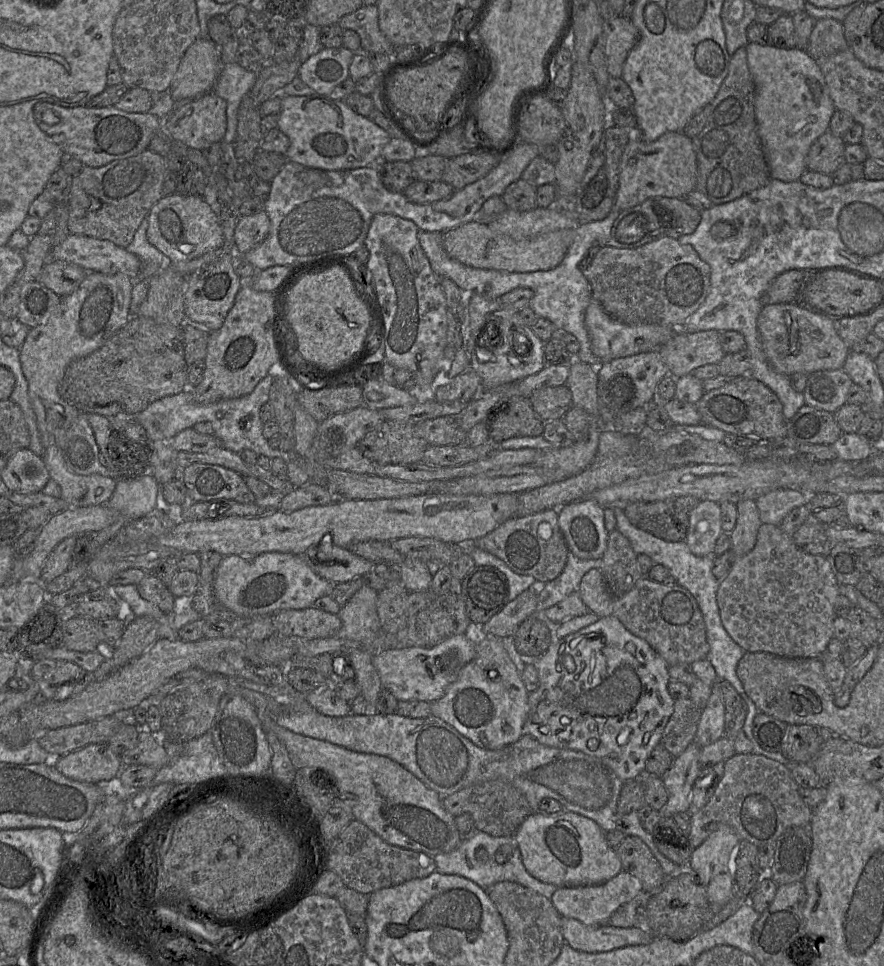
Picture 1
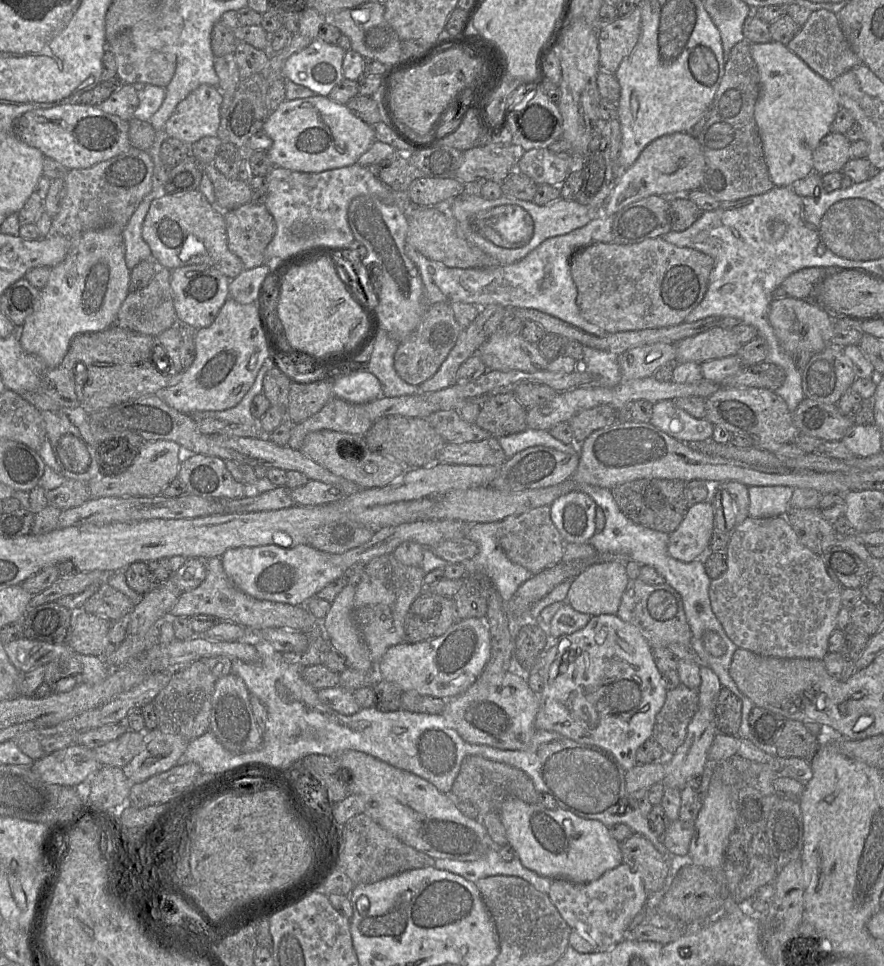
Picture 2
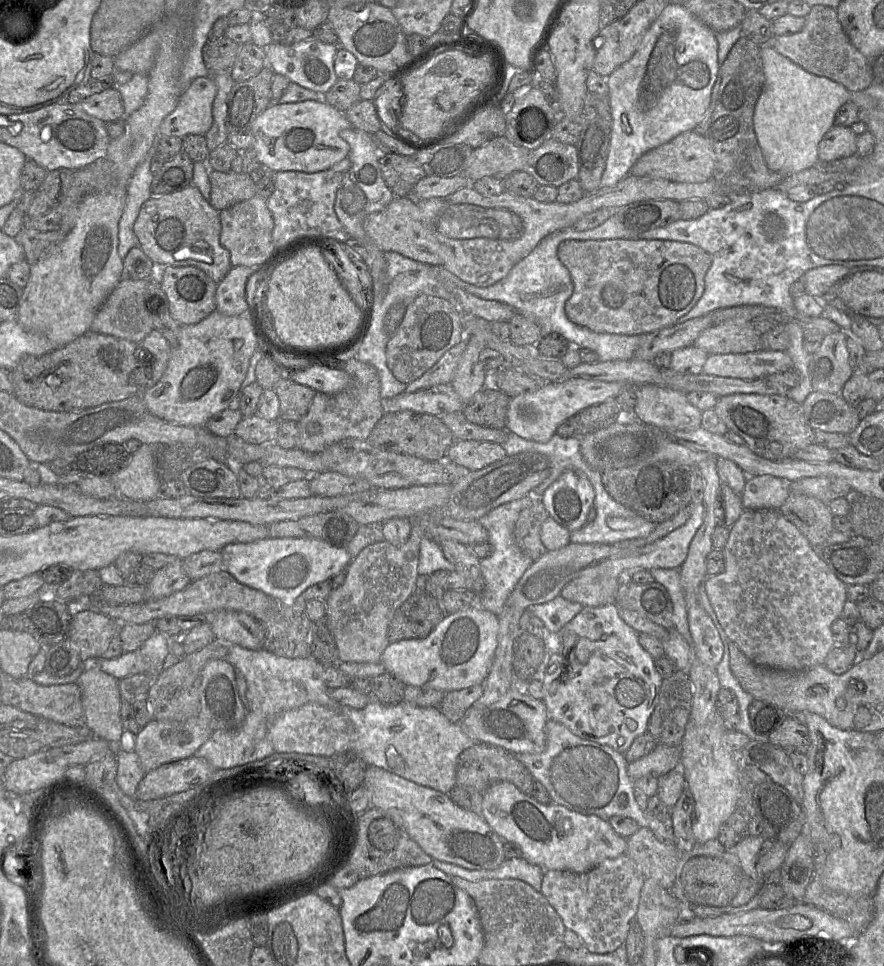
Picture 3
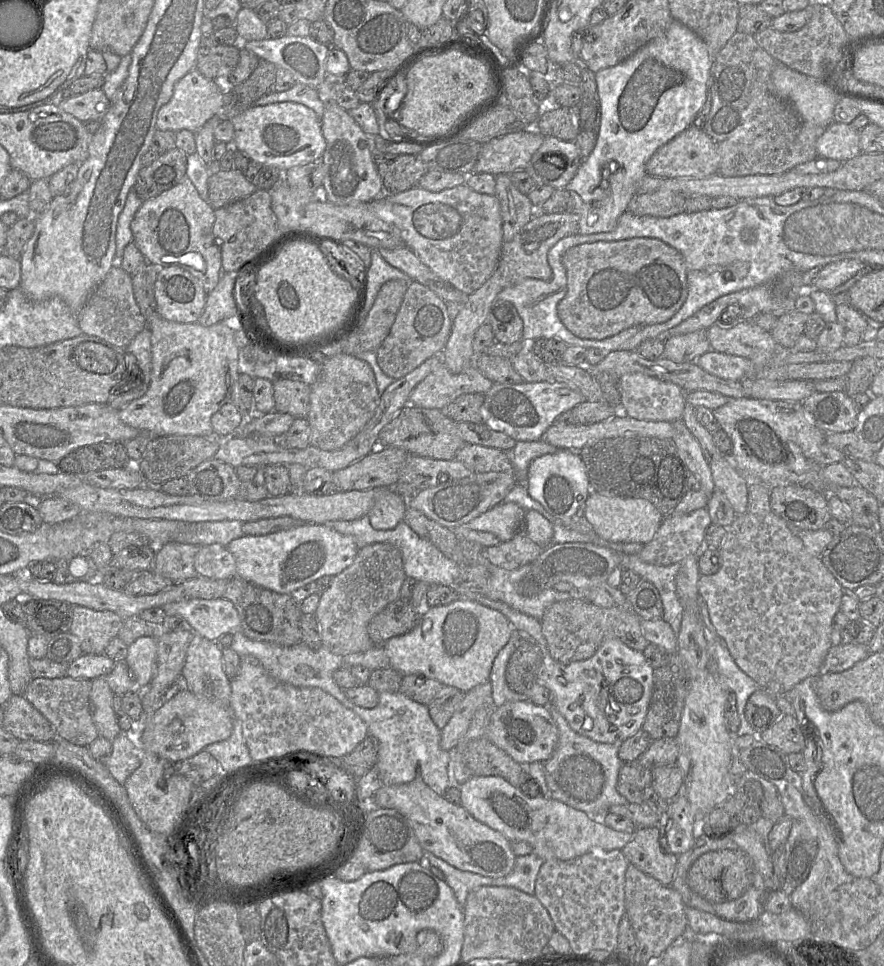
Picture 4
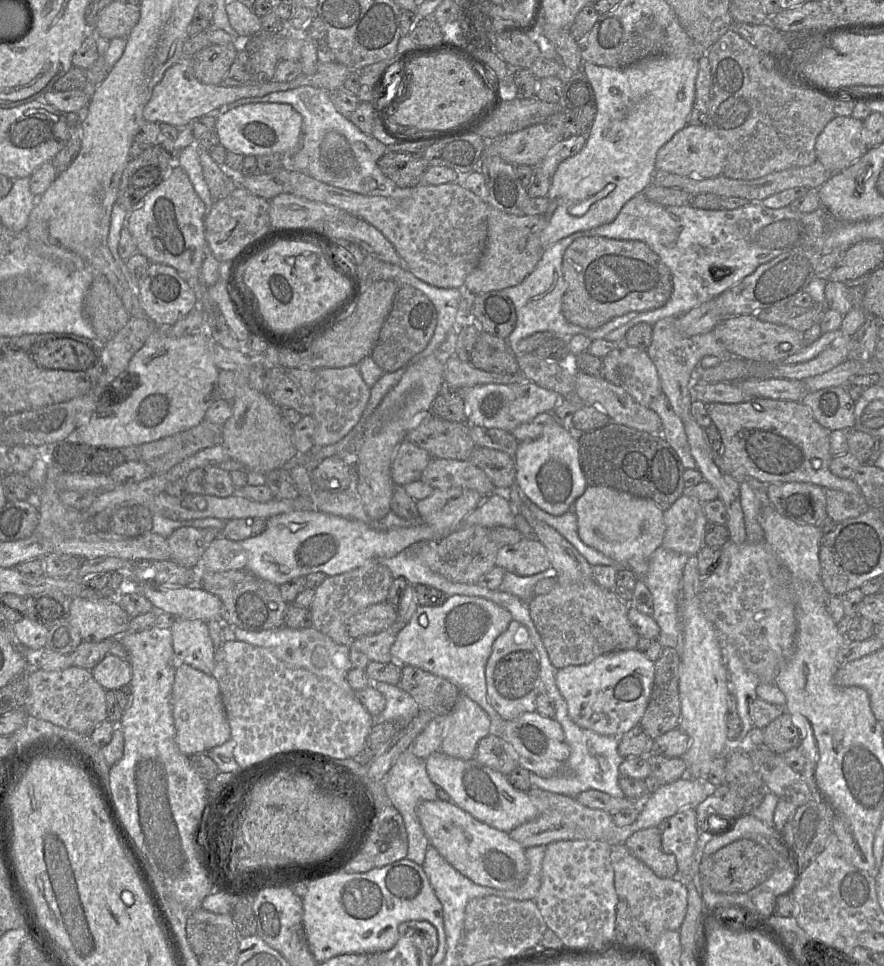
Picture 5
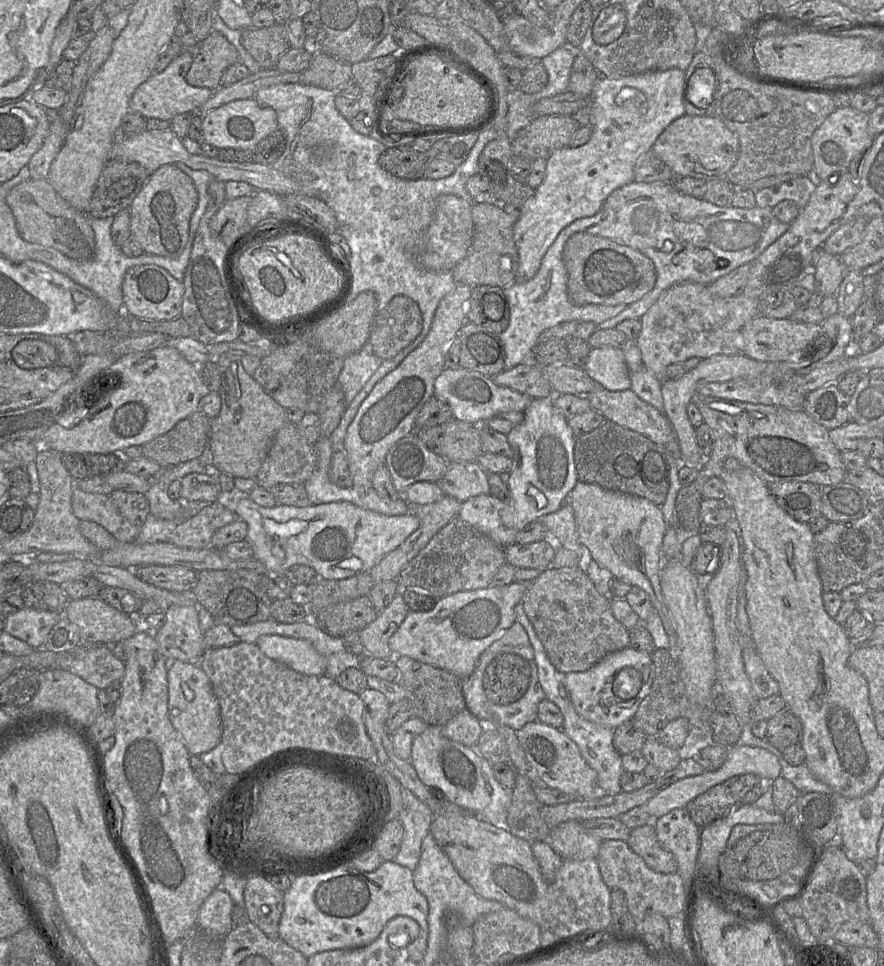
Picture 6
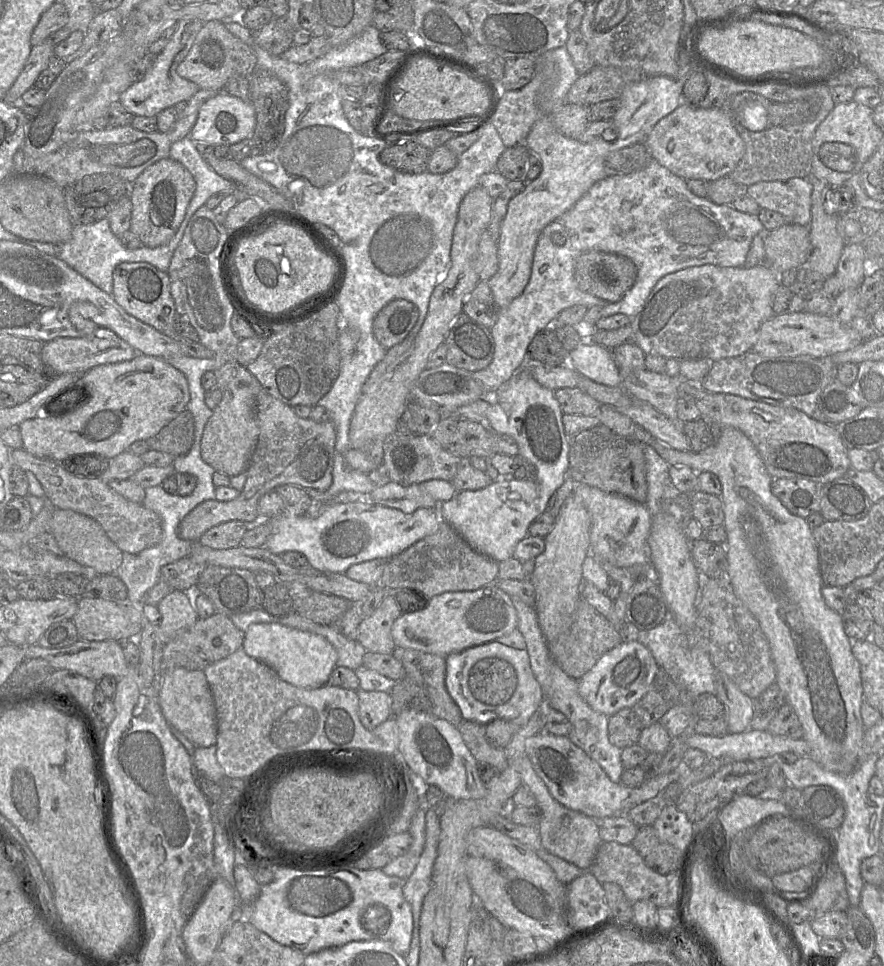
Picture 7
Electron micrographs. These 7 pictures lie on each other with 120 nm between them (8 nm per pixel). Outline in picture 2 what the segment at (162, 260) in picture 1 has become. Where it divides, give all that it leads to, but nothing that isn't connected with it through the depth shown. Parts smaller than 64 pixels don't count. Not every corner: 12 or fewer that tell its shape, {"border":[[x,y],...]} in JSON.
{"border":[[156,185],[122,229],[124,258],[129,270],[153,260],[142,237],[151,201],[166,195]]}

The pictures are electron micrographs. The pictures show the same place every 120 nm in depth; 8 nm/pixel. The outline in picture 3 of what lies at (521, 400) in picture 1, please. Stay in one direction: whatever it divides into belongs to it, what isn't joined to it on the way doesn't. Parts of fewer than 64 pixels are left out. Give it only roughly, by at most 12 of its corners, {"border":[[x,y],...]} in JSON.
{"border":[[484,387],[461,412],[477,425],[505,429],[510,397]]}

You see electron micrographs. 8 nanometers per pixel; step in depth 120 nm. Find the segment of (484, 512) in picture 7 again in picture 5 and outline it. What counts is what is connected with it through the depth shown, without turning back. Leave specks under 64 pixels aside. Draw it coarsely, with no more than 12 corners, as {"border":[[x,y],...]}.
{"border":[[559,420],[519,442],[516,484],[560,516],[588,484]]}

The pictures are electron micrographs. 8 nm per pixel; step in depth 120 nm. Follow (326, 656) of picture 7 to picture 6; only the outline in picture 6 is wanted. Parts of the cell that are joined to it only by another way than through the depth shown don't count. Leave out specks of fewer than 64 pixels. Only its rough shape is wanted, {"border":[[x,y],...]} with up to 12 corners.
{"border":[[264,635],[267,657],[303,675],[324,675],[326,659],[307,640]]}

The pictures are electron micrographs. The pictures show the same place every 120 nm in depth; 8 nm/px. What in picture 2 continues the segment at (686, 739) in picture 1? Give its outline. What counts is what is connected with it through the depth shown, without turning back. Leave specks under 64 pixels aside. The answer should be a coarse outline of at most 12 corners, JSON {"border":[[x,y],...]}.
{"border":[[668,690],[652,738],[666,754],[684,742],[698,690]]}

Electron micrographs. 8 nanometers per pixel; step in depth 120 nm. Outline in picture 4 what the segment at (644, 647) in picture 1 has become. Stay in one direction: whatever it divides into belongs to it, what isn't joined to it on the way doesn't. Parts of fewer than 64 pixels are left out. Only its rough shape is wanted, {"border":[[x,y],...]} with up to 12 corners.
{"border":[[617,638],[544,683],[576,733],[642,729],[654,669]]}

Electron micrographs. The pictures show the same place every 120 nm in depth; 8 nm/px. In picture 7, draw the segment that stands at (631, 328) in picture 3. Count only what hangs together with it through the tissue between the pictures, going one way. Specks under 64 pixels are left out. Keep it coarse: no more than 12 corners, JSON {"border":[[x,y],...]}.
{"border":[[588,251],[576,260],[578,288],[609,303],[636,277],[622,255]]}

